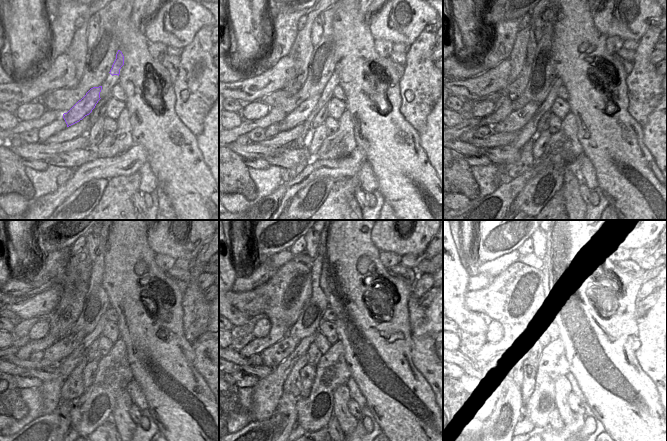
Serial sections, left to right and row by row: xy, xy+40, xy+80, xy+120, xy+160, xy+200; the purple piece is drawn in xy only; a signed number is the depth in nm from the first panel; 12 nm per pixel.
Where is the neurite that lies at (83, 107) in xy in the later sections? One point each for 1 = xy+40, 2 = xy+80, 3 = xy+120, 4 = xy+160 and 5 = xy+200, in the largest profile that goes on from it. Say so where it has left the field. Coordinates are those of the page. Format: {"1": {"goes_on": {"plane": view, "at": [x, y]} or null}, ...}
{"1": {"goes_on": {"plane": "xy+40", "at": [299, 115]}}, "2": {"goes_on": {"plane": "xy+80", "at": [515, 121]}}, "3": {"goes_on": {"plane": "xy+120", "at": [61, 349]}}, "4": {"goes_on": {"plane": "xy+160", "at": [273, 356]}}, "5": {"goes_on": {"plane": "xy+200", "at": [495, 355]}}}

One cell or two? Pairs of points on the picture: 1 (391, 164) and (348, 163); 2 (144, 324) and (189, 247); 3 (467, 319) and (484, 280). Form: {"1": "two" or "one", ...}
{"1": "two", "2": "two", "3": "two"}

